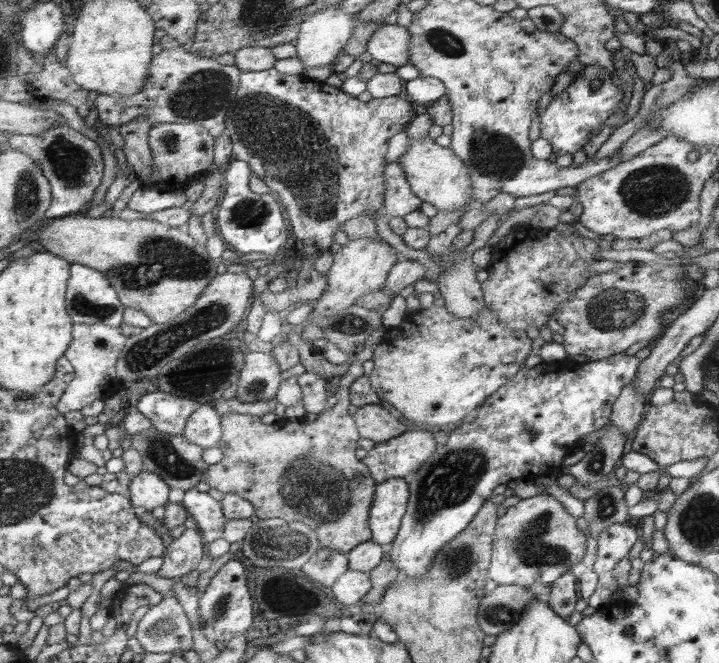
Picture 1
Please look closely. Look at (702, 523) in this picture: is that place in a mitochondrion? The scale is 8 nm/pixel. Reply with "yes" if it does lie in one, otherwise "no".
yes

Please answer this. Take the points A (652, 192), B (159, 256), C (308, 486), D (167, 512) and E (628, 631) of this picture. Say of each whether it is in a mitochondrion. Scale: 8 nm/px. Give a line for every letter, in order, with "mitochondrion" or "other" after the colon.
A: mitochondrion
B: mitochondrion
C: mitochondrion
D: other
E: other

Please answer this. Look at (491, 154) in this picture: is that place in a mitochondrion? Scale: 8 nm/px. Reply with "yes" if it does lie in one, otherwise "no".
yes

